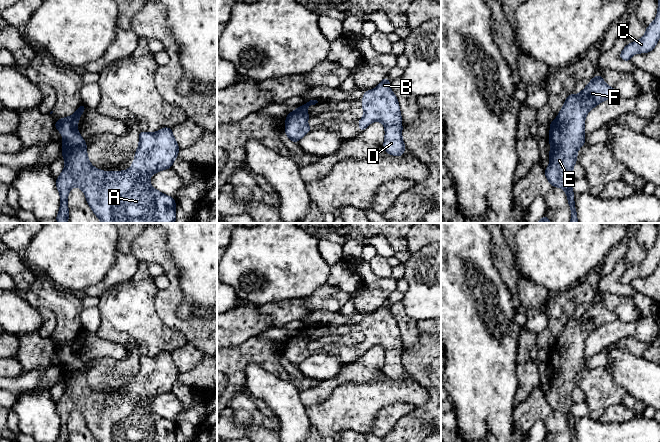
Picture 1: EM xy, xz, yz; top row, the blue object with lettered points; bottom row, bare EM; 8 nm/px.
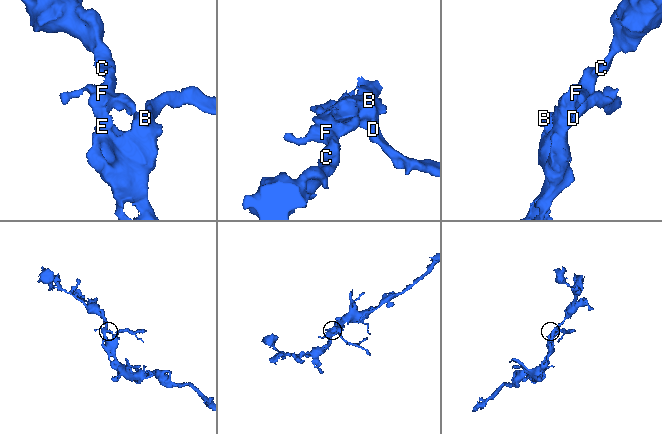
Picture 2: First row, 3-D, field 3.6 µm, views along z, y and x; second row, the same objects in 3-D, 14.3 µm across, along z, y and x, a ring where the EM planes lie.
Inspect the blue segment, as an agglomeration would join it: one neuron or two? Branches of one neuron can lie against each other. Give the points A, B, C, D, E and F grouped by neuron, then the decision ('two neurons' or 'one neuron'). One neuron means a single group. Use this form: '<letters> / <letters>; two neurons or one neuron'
A B C D E F; one neuron

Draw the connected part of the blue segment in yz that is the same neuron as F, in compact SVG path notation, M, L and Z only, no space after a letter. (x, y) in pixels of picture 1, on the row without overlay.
M598 298L578 319L571 317L567 321L558 340L549 348L550 389L545 392L545 400L554 412L561 411L566 416L571 442L577 442L571 412L575 407L573 390L578 385L577 376L585 368L585 341L599 327L617 319Z

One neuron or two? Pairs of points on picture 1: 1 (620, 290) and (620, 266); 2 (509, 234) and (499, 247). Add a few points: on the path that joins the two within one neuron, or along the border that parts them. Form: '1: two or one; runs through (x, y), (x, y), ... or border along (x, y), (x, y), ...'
1: one; runs through (616, 284), (617, 272)
2: two; border along (502, 233), (507, 245), (514, 253)

